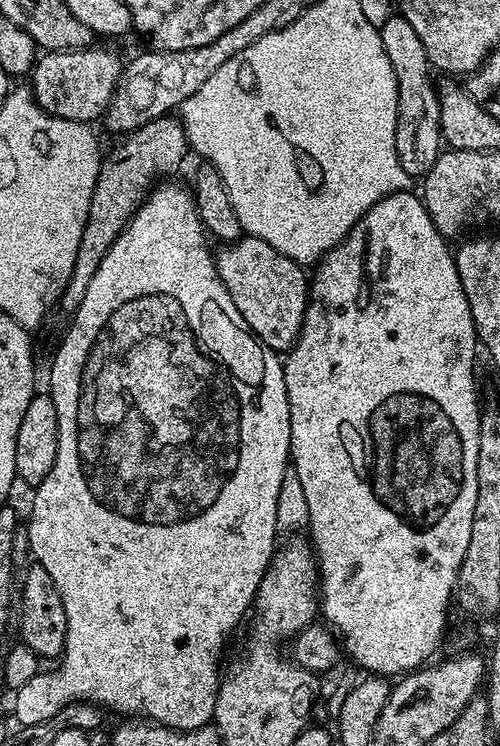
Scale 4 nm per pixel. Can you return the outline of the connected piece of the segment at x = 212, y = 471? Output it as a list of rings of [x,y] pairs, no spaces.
[[[164,182],[164,183],[161,183],[161,184],[160,184],[160,185],[159,185],[159,186],[156,186],[156,187],[153,187],[153,189],[152,189],[152,191],[151,191],[151,192],[149,192],[149,194],[148,194],[148,196],[147,196],[147,197],[146,197],[146,199],[145,199],[145,200],[144,200],[144,203],[143,203],[143,204],[141,204],[141,205],[140,205],[140,208],[139,208],[139,209],[138,209],[138,211],[137,211],[137,212],[135,212],[135,214],[134,214],[134,215],[132,215],[132,221],[130,221],[130,222],[129,222],[129,224],[128,224],[128,225],[126,225],[126,227],[124,227],[124,229],[123,229],[123,230],[122,230],[122,234],[118,234],[118,238],[117,238],[117,239],[116,239],[116,241],[115,241],[115,242],[114,242],[114,246],[110,246],[110,250],[106,250],[106,254],[105,254],[105,255],[104,255],[104,257],[103,257],[103,258],[102,258],[102,266],[98,266],[98,271],[96,271],[96,273],[95,273],[95,274],[94,274],[94,278],[90,278],[90,286],[86,286],[86,298],[82,298],[82,302],[81,302],[81,303],[80,303],[80,305],[79,305],[79,306],[78,306],[78,310],[77,310],[77,311],[76,311],[76,312],[75,312],[75,314],[74,314],[74,315],[73,315],[73,316],[72,316],[72,317],[71,317],[71,320],[72,320],[72,325],[70,325],[70,326],[69,326],[69,328],[68,328],[68,333],[66,333],[66,334],[65,334],[65,336],[64,336],[64,341],[62,341],[62,342],[61,342],[61,344],[60,344],[60,349],[58,349],[58,350],[57,350],[57,352],[56,352],[56,357],[54,357],[54,358],[53,358],[53,360],[52,360],[52,389],[50,389],[50,395],[51,395],[51,398],[52,398],[52,401],[53,401],[53,402],[54,402],[54,410],[58,410],[58,458],[54,458],[54,470],[50,470],[50,474],[46,474],[46,478],[45,478],[45,479],[44,479],[44,480],[43,480],[43,481],[42,481],[42,483],[40,483],[40,484],[37,484],[37,485],[35,485],[35,488],[34,488],[34,491],[33,491],[33,492],[36,492],[36,493],[34,493],[34,494],[33,494],[33,496],[32,496],[32,513],[30,513],[30,514],[29,514],[29,516],[28,516],[28,525],[26,525],[26,531],[27,531],[27,533],[28,533],[28,550],[29,550],[29,553],[30,553],[30,556],[31,556],[31,559],[32,559],[32,560],[33,560],[33,561],[35,561],[35,563],[38,563],[38,564],[40,564],[40,565],[41,565],[41,566],[42,566],[42,570],[46,570],[46,574],[50,574],[50,579],[52,579],[52,581],[53,581],[53,582],[54,582],[54,586],[58,586],[58,594],[62,594],[62,606],[66,606],[66,642],[65,642],[65,643],[64,643],[64,654],[63,654],[63,656],[61,656],[61,657],[59,657],[59,660],[58,660],[58,663],[57,663],[57,664],[56,664],[56,665],[55,665],[55,667],[56,667],[56,666],[57,666],[57,668],[56,668],[56,669],[54,669],[54,670],[53,670],[53,672],[46,672],[46,670],[44,670],[44,671],[41,671],[41,672],[40,672],[40,673],[39,673],[39,675],[36,675],[36,676],[34,676],[34,677],[32,677],[32,678],[30,678],[30,682],[28,682],[28,683],[26,683],[26,686],[22,686],[22,688],[21,688],[21,689],[18,689],[18,690],[16,690],[16,691],[15,691],[15,692],[14,692],[14,698],[16,698],[16,701],[14,701],[14,702],[13,702],[13,704],[12,704],[12,708],[13,708],[13,710],[14,710],[14,711],[16,711],[16,720],[17,720],[17,721],[16,721],[16,722],[15,722],[15,723],[16,723],[16,724],[17,724],[17,725],[20,725],[20,726],[34,726],[34,725],[35,725],[35,724],[36,724],[36,723],[42,723],[42,722],[46,722],[46,720],[47,720],[47,719],[48,719],[48,718],[52,718],[52,717],[53,717],[53,716],[54,716],[54,714],[58,714],[58,712],[59,712],[59,711],[60,711],[60,710],[62,710],[62,708],[63,708],[63,707],[65,707],[65,706],[67,706],[67,704],[70,704],[70,703],[78,703],[78,702],[80,702],[80,701],[88,701],[88,702],[89,702],[89,703],[91,703],[91,704],[95,704],[95,705],[97,705],[97,706],[99,706],[99,707],[100,707],[100,708],[101,708],[101,709],[104,709],[104,710],[107,710],[107,709],[106,709],[106,708],[124,708],[124,712],[125,712],[125,714],[126,714],[126,715],[125,715],[125,717],[128,717],[128,718],[147,718],[147,719],[149,719],[149,720],[155,720],[155,721],[156,721],[156,723],[157,723],[157,724],[165,724],[165,725],[166,725],[166,727],[168,727],[168,728],[179,728],[179,729],[181,729],[181,730],[187,730],[187,729],[189,729],[189,728],[201,728],[201,726],[203,726],[203,725],[204,725],[204,724],[210,724],[210,723],[213,723],[213,718],[212,718],[212,715],[213,715],[213,714],[214,714],[214,706],[215,706],[215,705],[216,705],[216,695],[217,695],[217,694],[218,694],[218,690],[219,690],[219,689],[220,689],[220,682],[221,682],[221,679],[222,679],[222,671],[221,671],[221,672],[220,672],[220,655],[222,655],[222,654],[223,654],[223,652],[224,652],[224,643],[226,643],[226,642],[227,642],[227,640],[228,640],[228,635],[230,635],[230,634],[231,634],[231,632],[232,632],[232,631],[234,631],[234,630],[235,630],[235,628],[236,628],[236,623],[238,623],[238,622],[239,622],[239,620],[240,620],[240,619],[242,619],[242,618],[243,618],[243,616],[244,616],[244,615],[246,615],[246,614],[247,614],[247,612],[248,612],[248,615],[249,615],[249,612],[250,612],[250,609],[251,609],[251,608],[252,608],[252,607],[253,607],[253,604],[254,604],[254,601],[255,601],[255,599],[256,599],[256,591],[257,591],[257,590],[258,590],[258,586],[259,586],[259,585],[260,585],[260,583],[261,583],[261,582],[262,582],[262,578],[263,578],[263,577],[264,577],[264,572],[265,572],[265,571],[266,571],[266,569],[268,569],[268,563],[270,563],[270,562],[271,562],[271,561],[272,561],[272,558],[273,558],[273,555],[274,555],[274,553],[275,553],[275,552],[276,552],[276,551],[277,551],[277,548],[276,548],[276,536],[277,536],[277,537],[278,537],[278,525],[277,525],[277,523],[276,523],[276,515],[277,515],[277,514],[278,514],[278,490],[282,490],[282,478],[283,478],[283,477],[284,477],[284,476],[285,476],[285,475],[286,475],[286,474],[287,474],[287,473],[288,473],[288,471],[289,471],[289,470],[290,470],[290,438],[291,438],[291,437],[292,437],[292,435],[291,435],[291,434],[290,434],[290,402],[289,402],[289,401],[288,401],[288,399],[287,399],[287,398],[286,398],[286,378],[285,378],[285,377],[284,377],[284,365],[283,365],[283,363],[282,363],[282,360],[281,360],[281,357],[280,357],[280,356],[279,356],[279,355],[277,355],[277,353],[275,353],[275,352],[273,352],[273,351],[272,351],[272,349],[270,349],[270,348],[266,348],[266,347],[264,347],[264,345],[263,345],[263,344],[261,344],[261,343],[260,343],[260,339],[258,339],[258,338],[257,338],[257,337],[256,337],[256,336],[255,336],[255,335],[254,335],[254,333],[252,333],[252,332],[251,332],[251,331],[250,331],[250,329],[249,329],[249,328],[248,328],[248,325],[247,325],[247,324],[245,324],[245,322],[244,322],[244,319],[243,319],[243,318],[242,318],[242,314],[238,314],[238,306],[234,306],[234,298],[230,298],[230,294],[229,294],[229,293],[228,293],[228,291],[227,291],[227,290],[226,290],[226,286],[225,286],[225,285],[224,285],[224,284],[223,284],[223,283],[222,283],[222,282],[221,282],[221,280],[220,280],[220,275],[219,275],[219,274],[218,274],[218,270],[217,270],[217,269],[216,269],[216,257],[215,257],[215,255],[214,255],[214,252],[213,252],[213,249],[211,249],[211,250],[210,250],[210,249],[208,249],[208,244],[209,244],[209,245],[210,245],[210,240],[209,240],[209,237],[208,237],[208,236],[207,236],[207,235],[206,235],[206,233],[205,233],[205,230],[204,230],[204,224],[203,224],[203,222],[201,222],[201,220],[200,220],[200,215],[199,215],[199,214],[198,214],[198,210],[197,210],[197,209],[196,209],[196,201],[195,201],[195,199],[194,199],[194,197],[193,197],[193,195],[192,195],[192,193],[191,193],[191,191],[189,191],[189,189],[188,189],[188,188],[187,188],[187,187],[185,187],[185,185],[184,185],[184,188],[183,188],[183,186],[182,186],[182,185],[180,185],[180,184],[168,184],[168,183],[172,183],[172,182]]]

